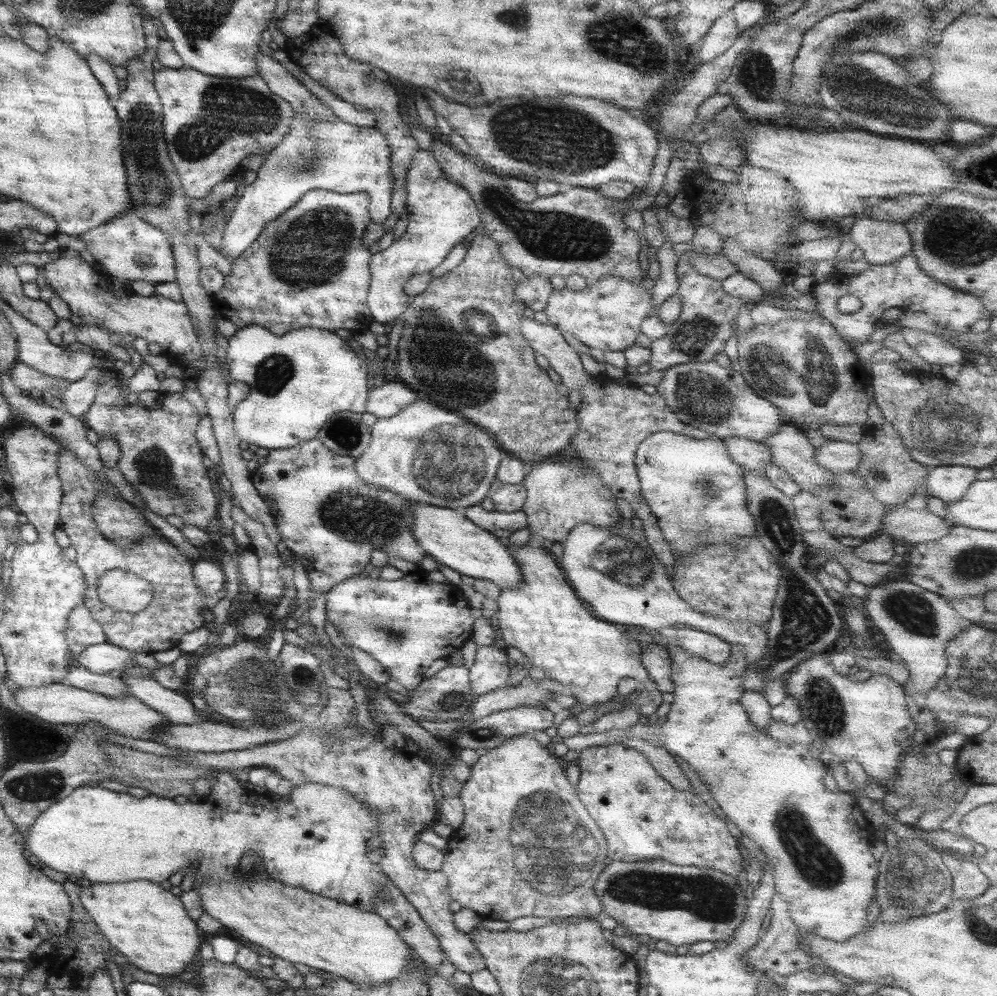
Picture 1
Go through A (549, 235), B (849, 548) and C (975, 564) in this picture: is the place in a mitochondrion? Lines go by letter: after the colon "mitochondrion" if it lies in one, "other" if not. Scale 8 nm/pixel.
A: mitochondrion
B: other
C: mitochondrion

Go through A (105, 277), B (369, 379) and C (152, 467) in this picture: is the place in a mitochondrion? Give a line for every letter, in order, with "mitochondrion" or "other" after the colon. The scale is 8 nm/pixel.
A: other
B: other
C: mitochondrion

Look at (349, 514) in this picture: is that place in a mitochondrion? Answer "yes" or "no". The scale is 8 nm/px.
yes

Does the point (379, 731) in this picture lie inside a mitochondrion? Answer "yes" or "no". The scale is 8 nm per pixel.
no

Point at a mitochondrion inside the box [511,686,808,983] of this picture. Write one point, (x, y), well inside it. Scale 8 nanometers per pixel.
(711, 899)

